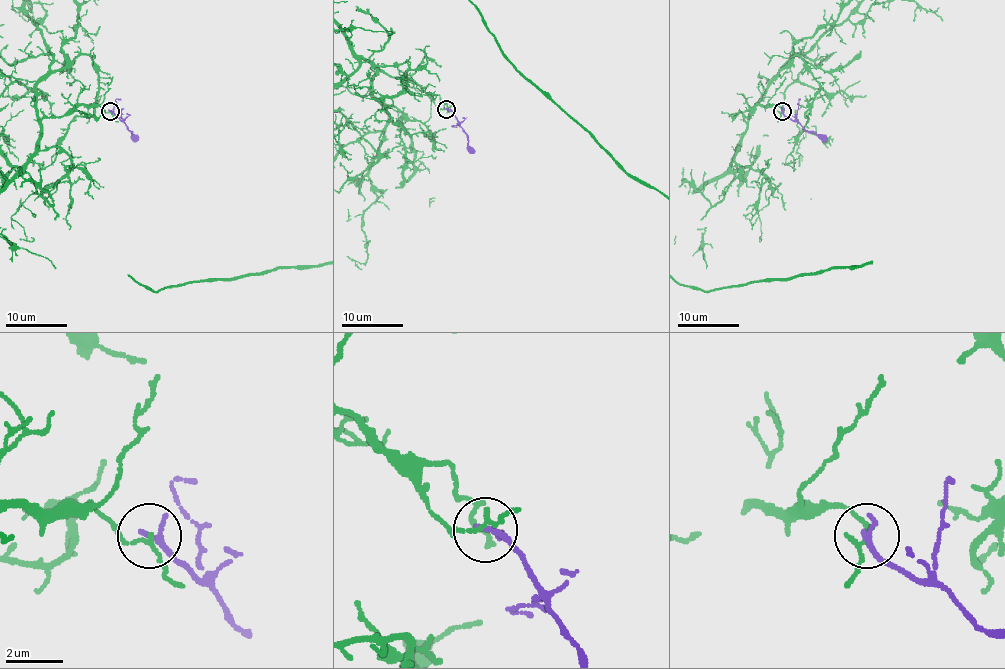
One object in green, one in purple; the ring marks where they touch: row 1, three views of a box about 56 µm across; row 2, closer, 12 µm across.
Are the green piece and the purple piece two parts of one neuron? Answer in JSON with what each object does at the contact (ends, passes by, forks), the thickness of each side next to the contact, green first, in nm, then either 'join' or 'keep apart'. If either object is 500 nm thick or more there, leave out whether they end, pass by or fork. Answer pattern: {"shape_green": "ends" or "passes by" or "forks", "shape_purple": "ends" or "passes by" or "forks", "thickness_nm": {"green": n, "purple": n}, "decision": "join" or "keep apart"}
{"shape_green": "passes by", "shape_purple": "ends", "thickness_nm": {"green": 140, "purple": 240}, "decision": "keep apart"}

